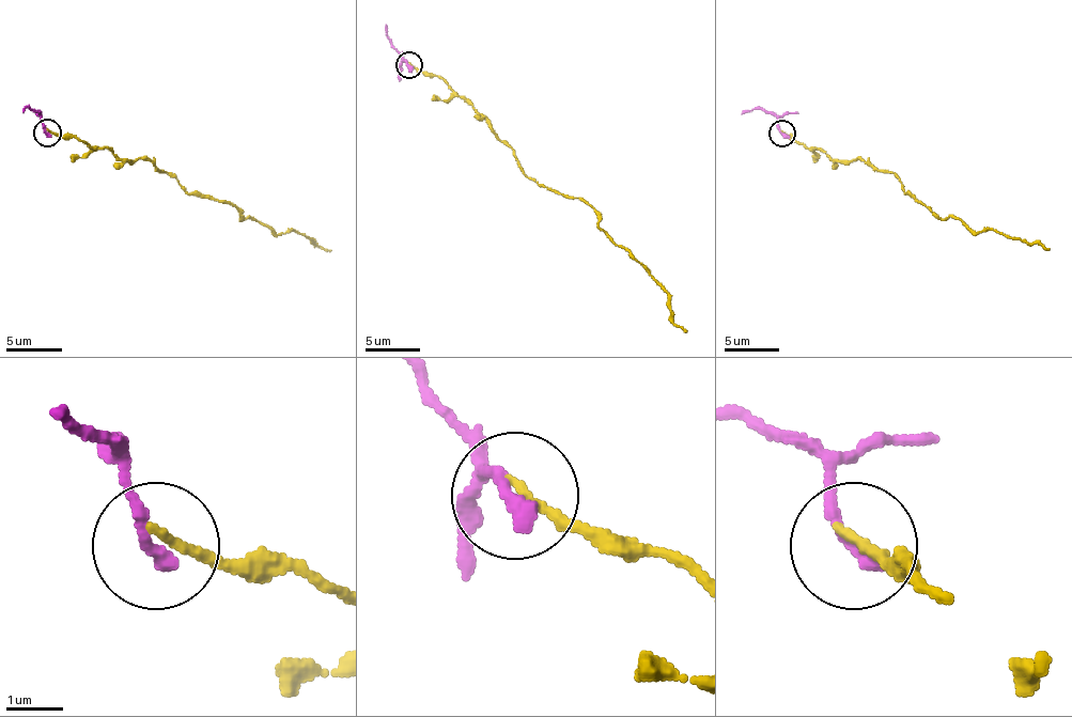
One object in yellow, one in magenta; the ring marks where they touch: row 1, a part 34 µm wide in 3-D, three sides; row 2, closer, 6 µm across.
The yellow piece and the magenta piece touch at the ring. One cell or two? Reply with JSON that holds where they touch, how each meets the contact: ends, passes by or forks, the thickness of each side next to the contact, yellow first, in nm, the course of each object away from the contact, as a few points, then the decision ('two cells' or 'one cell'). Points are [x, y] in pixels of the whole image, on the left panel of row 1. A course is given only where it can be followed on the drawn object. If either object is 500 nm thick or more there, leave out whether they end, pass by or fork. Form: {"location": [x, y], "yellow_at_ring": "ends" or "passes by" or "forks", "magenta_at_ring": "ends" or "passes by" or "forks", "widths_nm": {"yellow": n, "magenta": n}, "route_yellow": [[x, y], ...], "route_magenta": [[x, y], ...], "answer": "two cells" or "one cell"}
{"location": [47, 133], "yellow_at_ring": "ends", "magenta_at_ring": "ends", "widths_nm": {"yellow": 180, "magenta": 320}, "route_yellow": [[47, 131], [111, 149], [122, 159], [148, 159], [242, 220], [255, 217], [278, 234], [297, 231], [330, 251]], "route_magenta": [[47, 131], [42, 118], [28, 107], [22, 112]], "answer": "two cells"}

